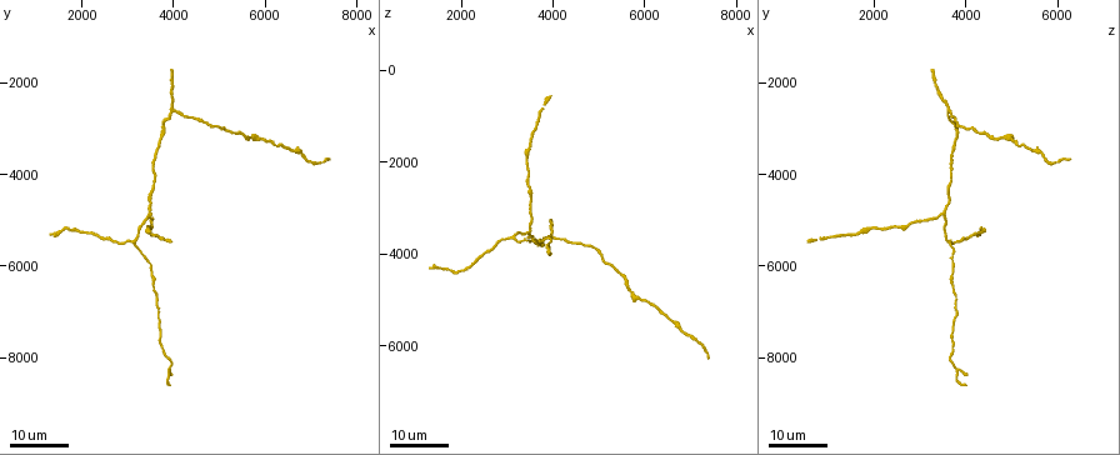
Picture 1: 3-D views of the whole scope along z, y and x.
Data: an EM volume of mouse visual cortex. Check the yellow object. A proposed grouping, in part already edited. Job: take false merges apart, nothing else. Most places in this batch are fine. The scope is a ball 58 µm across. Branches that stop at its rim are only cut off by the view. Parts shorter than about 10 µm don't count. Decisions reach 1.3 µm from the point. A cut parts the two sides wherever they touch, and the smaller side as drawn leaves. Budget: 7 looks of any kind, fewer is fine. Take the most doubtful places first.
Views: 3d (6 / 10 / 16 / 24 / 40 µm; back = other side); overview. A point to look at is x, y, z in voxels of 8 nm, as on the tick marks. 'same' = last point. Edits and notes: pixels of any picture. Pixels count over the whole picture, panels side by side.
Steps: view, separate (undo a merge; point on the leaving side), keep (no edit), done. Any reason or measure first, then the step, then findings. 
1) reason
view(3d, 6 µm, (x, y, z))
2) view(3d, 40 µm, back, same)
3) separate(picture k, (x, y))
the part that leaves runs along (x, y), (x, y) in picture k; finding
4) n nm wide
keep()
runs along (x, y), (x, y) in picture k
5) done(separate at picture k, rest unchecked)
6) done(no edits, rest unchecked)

branch point
view(3d, 24 µm, (3100, 5450, 3700))

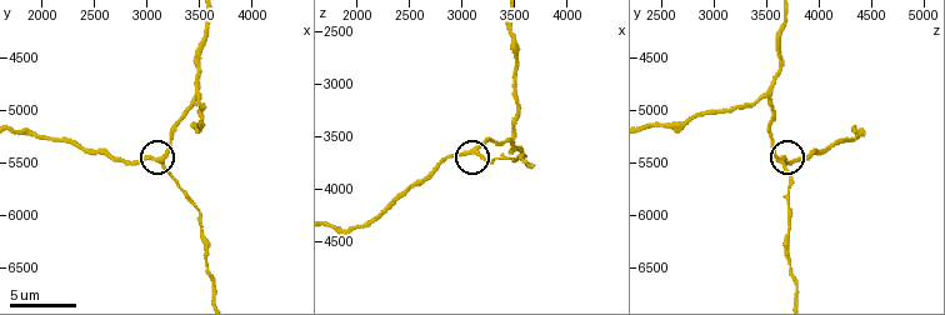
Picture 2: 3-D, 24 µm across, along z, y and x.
view(3d, 10 µm, (3120, 5480, 3660))

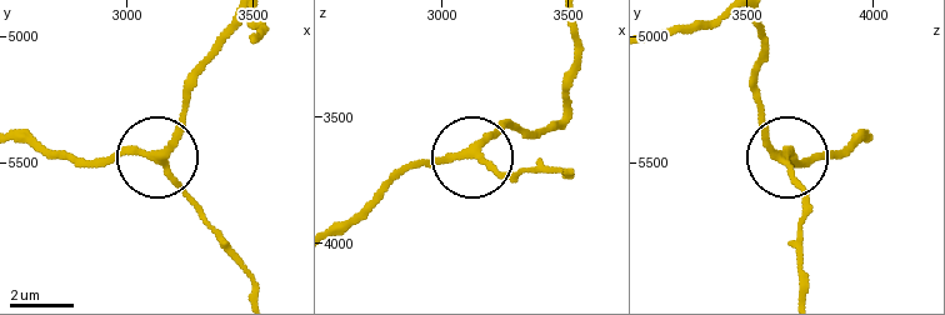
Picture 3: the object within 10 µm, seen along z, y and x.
keep()
runs along (559, 128), (505, 128), (473, 156), (395, 175) in picture 3; all the same neuron

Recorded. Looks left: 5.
view(3d, 10 µm, (3500, 4880, 3500))

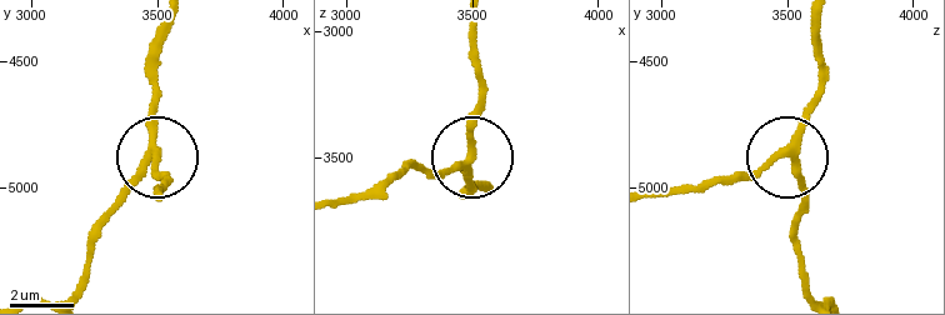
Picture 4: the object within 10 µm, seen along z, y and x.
view(3d, 6 µm, (3480, 4860, 3480))

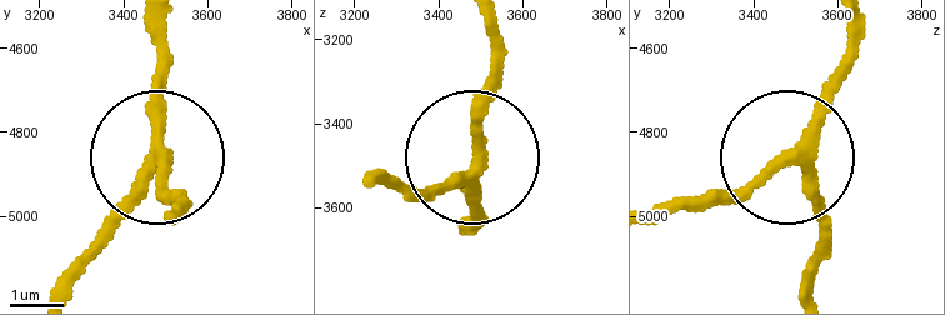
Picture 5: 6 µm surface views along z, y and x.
side arm 27 µm
keep()
runs along (484, 224), (470, 143), (498, 53) in picture 5; all the same neuron

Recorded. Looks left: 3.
thin arm on a thick one
view(3d, 16 µm, (6750, 3500, 5650))

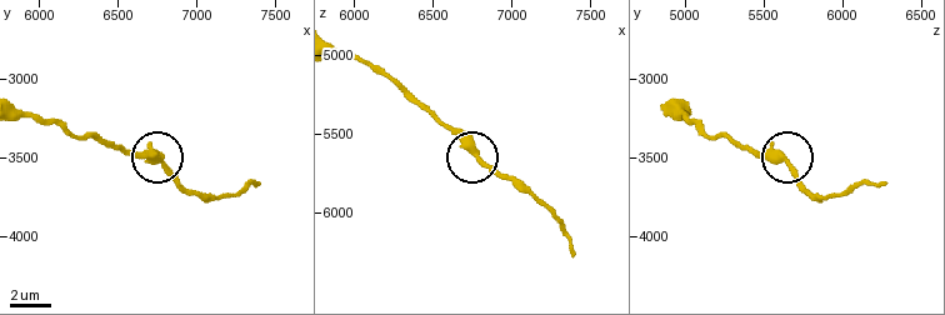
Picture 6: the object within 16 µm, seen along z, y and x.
closer look
view(3d, 6 µm, (6760, 3500, 5620))

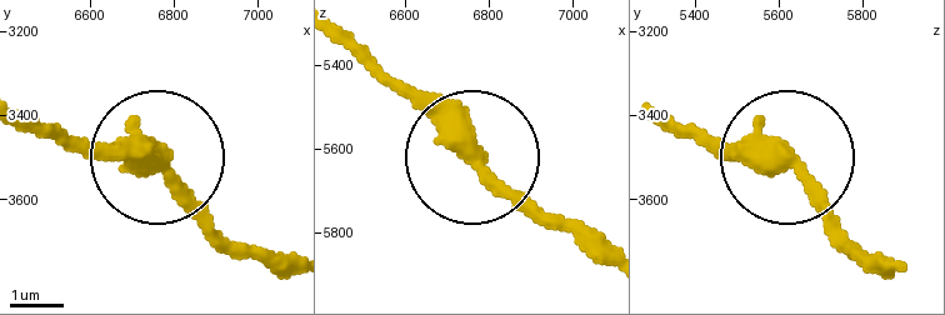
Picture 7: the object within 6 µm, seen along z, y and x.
3 arms
keep()
continuous, no second neuron

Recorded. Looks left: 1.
thick turns thin
view(3d, 6 µm, (3520, 5040, 2840))

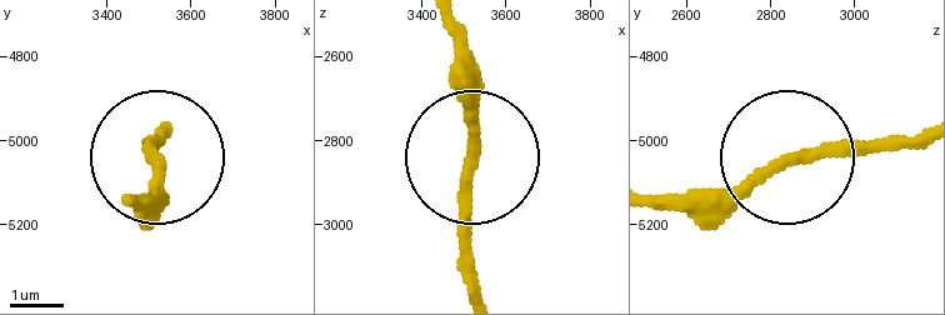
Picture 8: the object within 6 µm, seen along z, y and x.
keep()
runs along (920, 130), (840, 139), (670, 201) in picture 8; continuous, no second neuron

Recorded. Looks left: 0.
done(no edits, rest unchecked)

